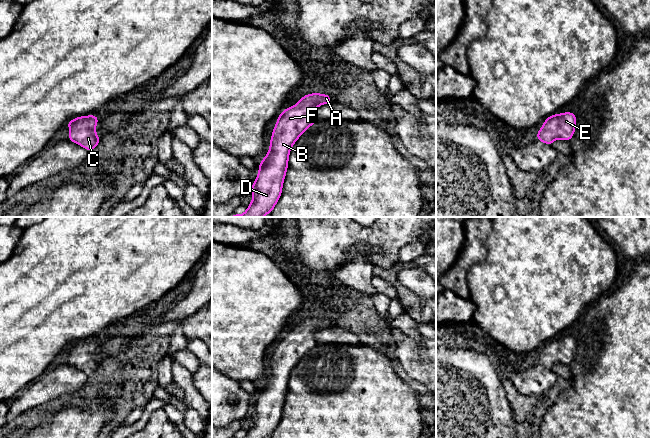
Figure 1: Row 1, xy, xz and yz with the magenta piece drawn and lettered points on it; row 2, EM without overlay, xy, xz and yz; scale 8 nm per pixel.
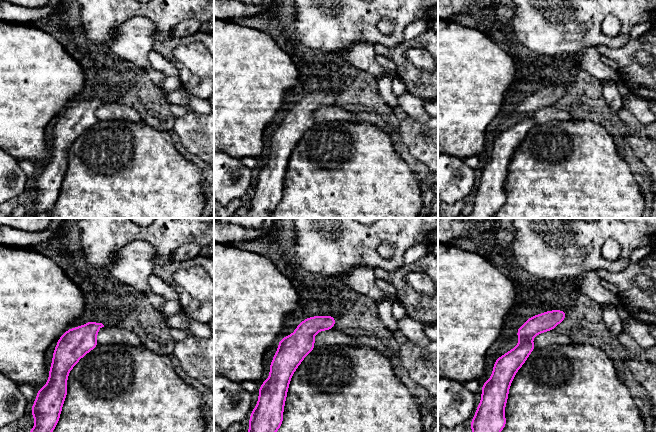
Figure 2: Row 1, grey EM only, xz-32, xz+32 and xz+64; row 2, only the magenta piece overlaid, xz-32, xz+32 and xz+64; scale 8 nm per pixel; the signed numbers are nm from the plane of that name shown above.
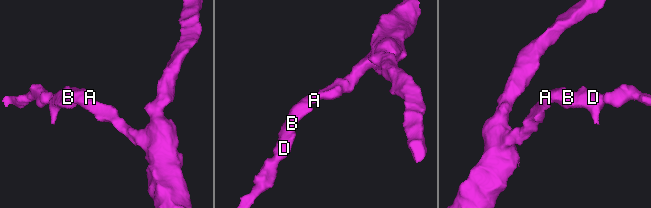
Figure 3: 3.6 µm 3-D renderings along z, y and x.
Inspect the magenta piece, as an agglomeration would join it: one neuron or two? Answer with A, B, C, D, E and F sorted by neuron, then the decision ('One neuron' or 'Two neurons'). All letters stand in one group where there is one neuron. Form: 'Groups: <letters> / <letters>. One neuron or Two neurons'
Groups: A B C D E F. One neuron

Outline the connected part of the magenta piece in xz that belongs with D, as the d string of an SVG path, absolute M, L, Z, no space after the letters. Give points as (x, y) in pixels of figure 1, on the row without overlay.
M307 318L297 325L295 330L284 333L278 340L278 345L271 360L269 376L260 386L258 400L251 410L253 415L252 426L244 438L270 438L272 436L281 420L291 371L307 352L318 345L315 340L316 332L319 329L331 326L331 320L327 318Z

